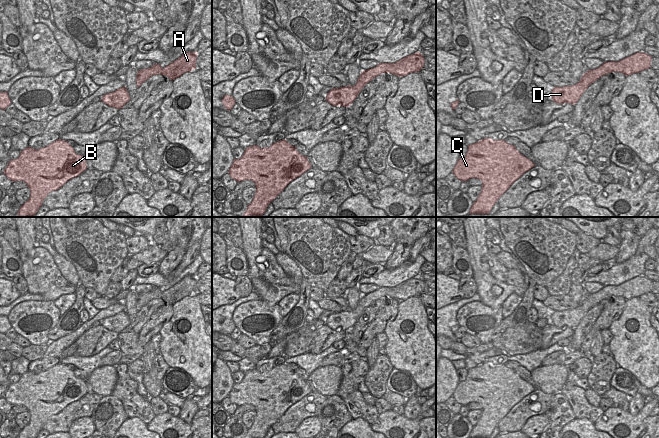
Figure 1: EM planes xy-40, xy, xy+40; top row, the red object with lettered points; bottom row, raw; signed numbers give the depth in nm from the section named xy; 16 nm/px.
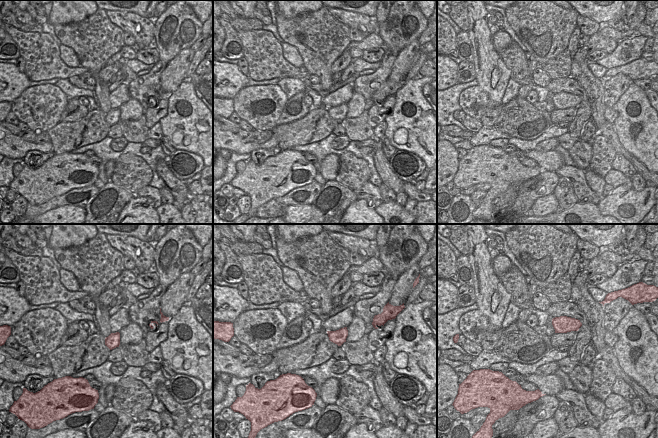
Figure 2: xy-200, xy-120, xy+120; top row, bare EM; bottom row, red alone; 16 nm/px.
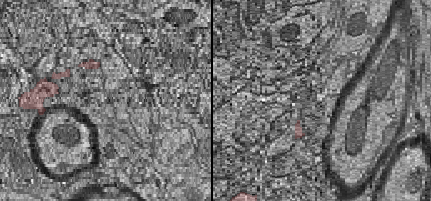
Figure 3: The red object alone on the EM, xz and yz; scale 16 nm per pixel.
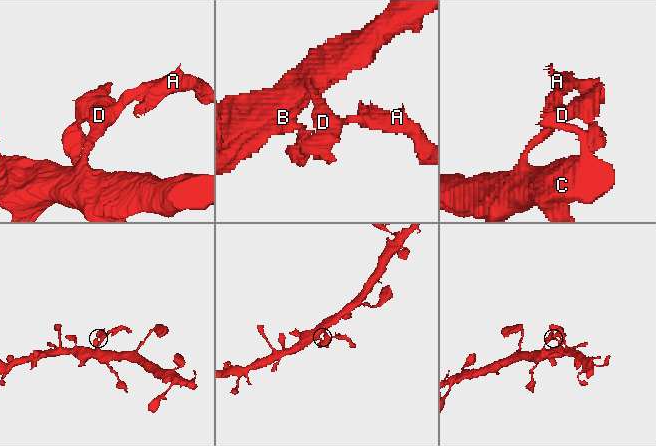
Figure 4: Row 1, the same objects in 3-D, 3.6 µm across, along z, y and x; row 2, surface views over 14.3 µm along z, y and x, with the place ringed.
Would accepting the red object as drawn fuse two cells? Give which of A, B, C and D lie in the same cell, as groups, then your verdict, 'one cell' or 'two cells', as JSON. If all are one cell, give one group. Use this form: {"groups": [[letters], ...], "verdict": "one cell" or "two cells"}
{"groups": [["A"], ["B", "C", "D"]], "verdict": "two cells"}

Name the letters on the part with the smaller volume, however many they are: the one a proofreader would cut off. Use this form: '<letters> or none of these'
A

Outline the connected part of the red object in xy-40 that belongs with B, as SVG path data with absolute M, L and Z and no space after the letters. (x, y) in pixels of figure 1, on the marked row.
M58 139L38 150L29 146L22 150L19 157L10 160L3 171L9 180L23 181L30 189L30 198L20 207L17 217L33 217L50 192L58 190L86 169L86 156L76 154L74 148L65 140Z

